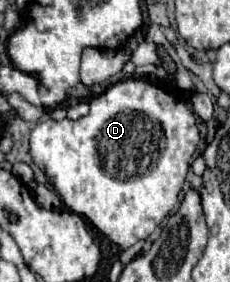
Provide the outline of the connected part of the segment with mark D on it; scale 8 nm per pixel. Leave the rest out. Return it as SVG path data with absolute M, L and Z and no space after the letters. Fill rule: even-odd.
M141 78L115 82L103 94L91 98L91 110L87 116L77 120L49 118L39 122L31 132L29 142L33 162L47 174L69 210L91 220L111 242L125 250L135 242L145 240L179 202L191 156L201 142L195 112L187 105L174 94L167 94L159 86Z

